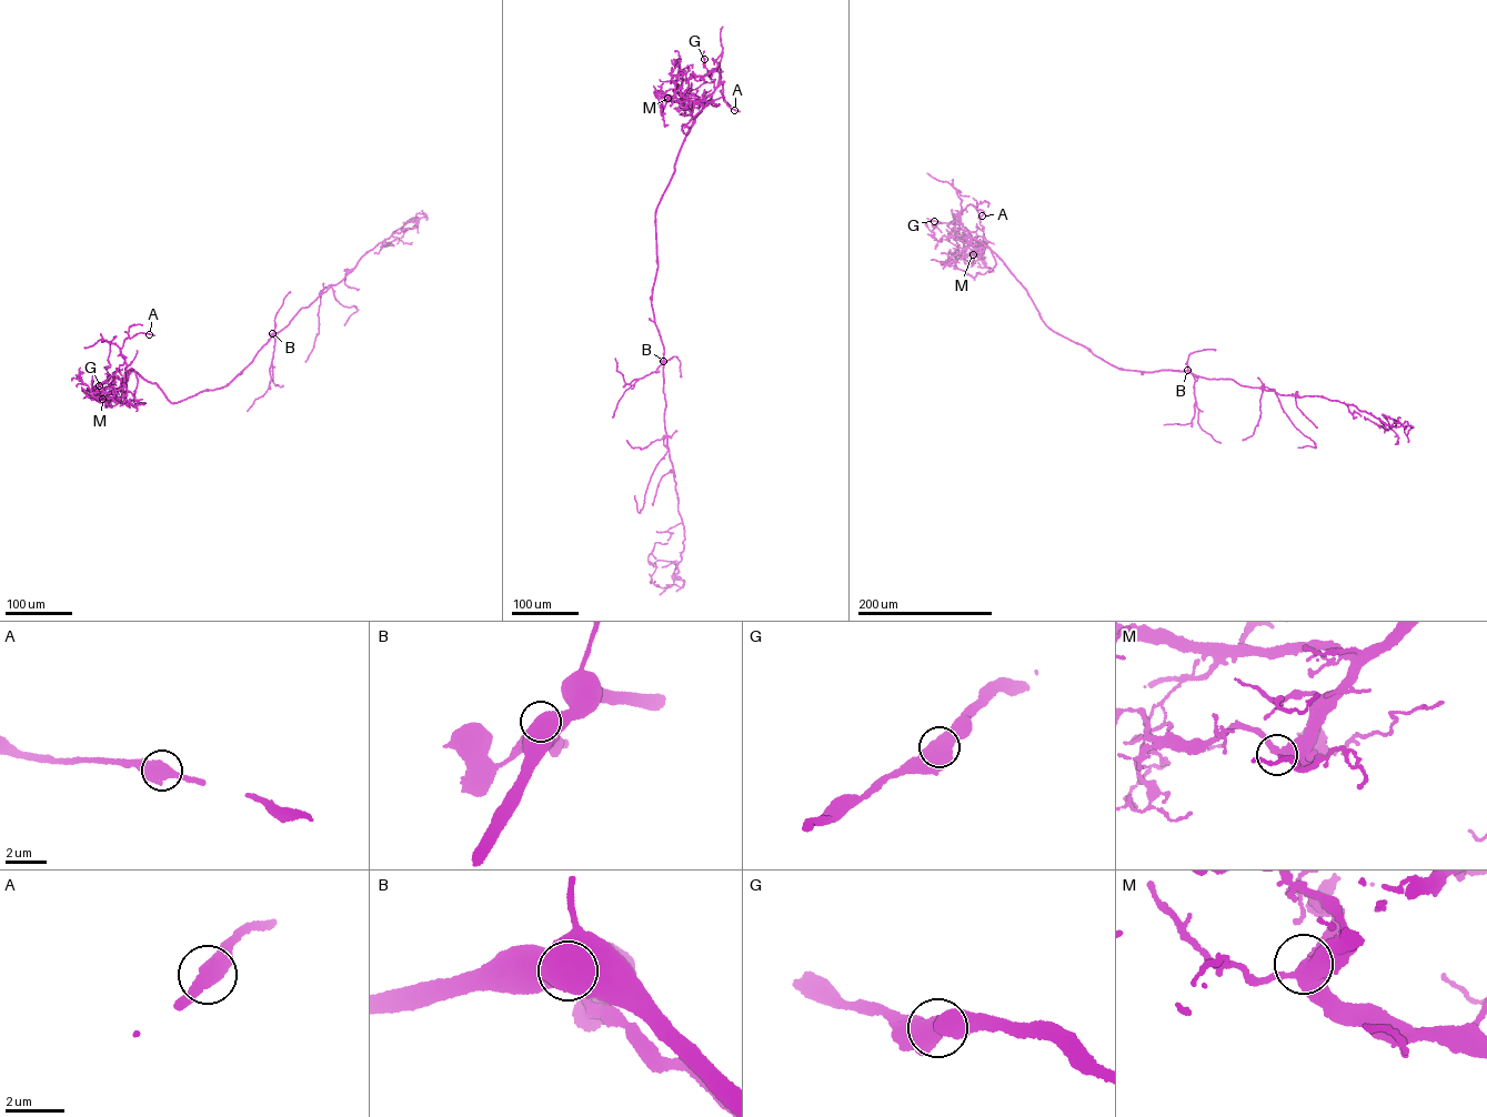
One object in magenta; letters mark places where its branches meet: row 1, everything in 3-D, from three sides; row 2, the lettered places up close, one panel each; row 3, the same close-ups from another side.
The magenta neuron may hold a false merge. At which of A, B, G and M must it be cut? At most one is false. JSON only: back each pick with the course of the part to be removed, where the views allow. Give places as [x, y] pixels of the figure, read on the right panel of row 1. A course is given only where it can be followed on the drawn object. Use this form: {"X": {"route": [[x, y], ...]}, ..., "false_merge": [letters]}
{"false_merge": ["G"]}

